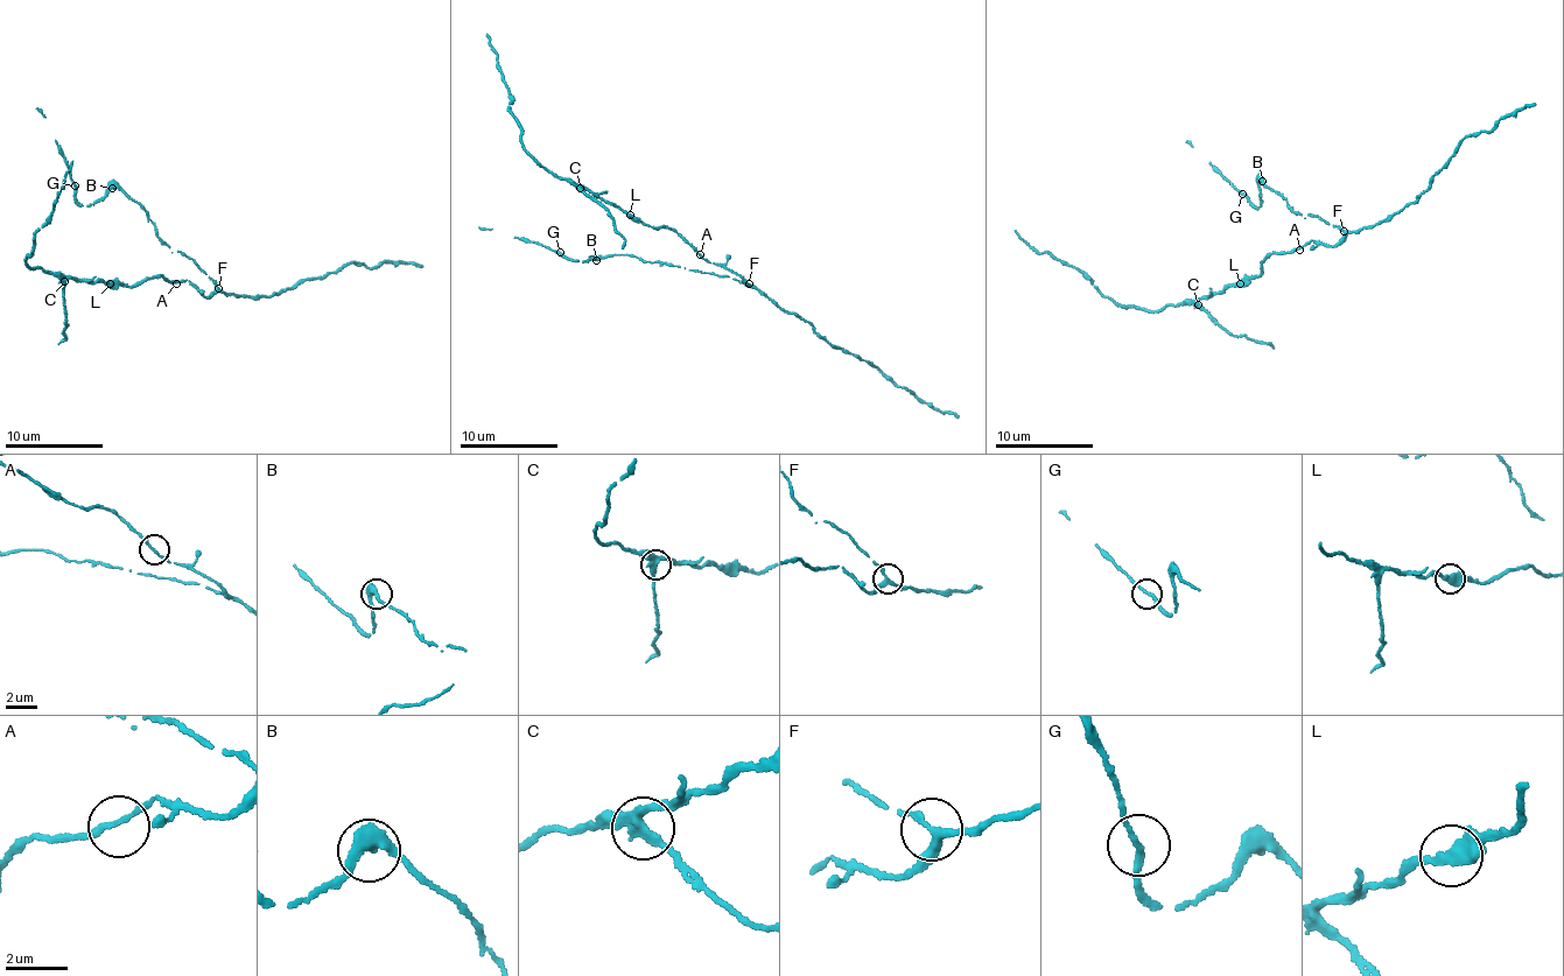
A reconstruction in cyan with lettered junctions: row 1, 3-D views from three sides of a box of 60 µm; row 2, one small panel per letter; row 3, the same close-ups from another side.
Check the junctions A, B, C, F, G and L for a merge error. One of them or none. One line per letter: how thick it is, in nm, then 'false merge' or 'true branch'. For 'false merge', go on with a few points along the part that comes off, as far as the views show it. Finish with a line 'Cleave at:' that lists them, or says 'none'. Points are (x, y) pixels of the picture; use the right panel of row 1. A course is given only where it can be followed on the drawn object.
A: 160 nm thick; true branch
B: 400 nm thick; true branch
C: 300 nm thick; false merge; foreign part runs (1197, 306), (1233, 335), (1266, 343), (1273, 349)
F: 240 nm thick; true branch
G: 180 nm thick; true branch
L: 360 nm thick; true branch
Cleave at: C

